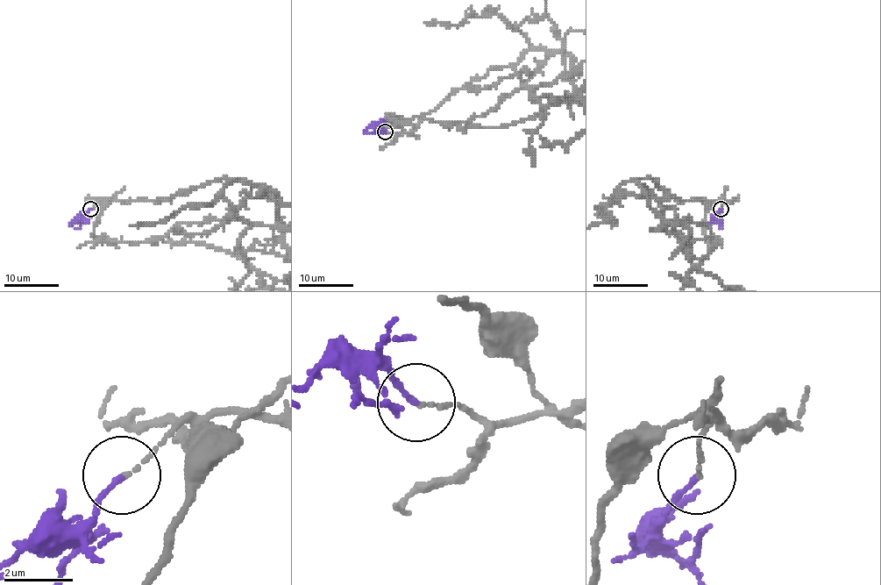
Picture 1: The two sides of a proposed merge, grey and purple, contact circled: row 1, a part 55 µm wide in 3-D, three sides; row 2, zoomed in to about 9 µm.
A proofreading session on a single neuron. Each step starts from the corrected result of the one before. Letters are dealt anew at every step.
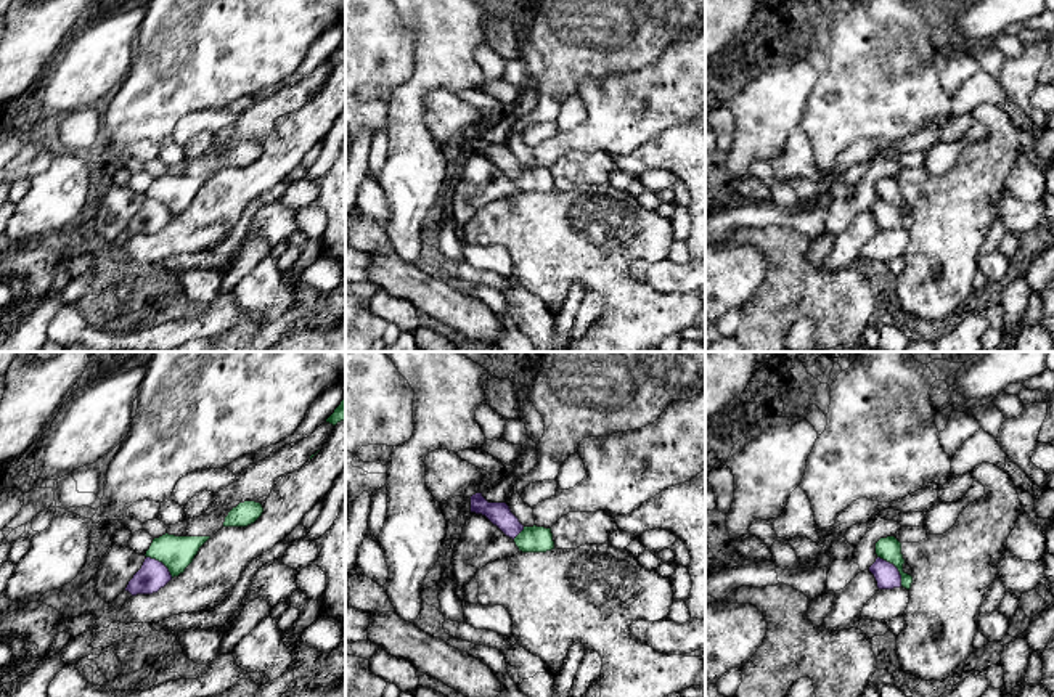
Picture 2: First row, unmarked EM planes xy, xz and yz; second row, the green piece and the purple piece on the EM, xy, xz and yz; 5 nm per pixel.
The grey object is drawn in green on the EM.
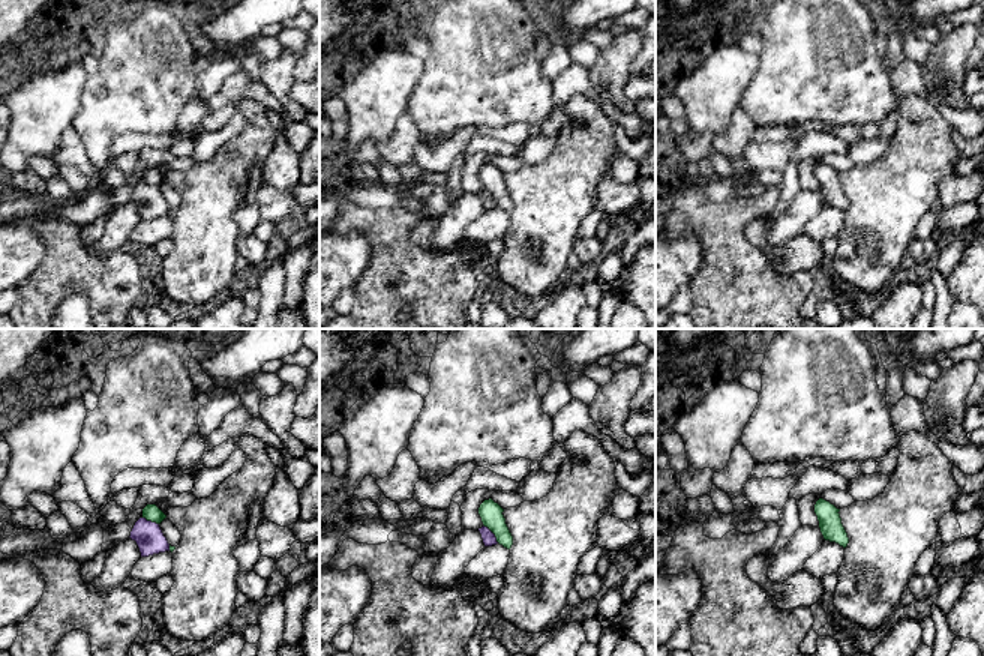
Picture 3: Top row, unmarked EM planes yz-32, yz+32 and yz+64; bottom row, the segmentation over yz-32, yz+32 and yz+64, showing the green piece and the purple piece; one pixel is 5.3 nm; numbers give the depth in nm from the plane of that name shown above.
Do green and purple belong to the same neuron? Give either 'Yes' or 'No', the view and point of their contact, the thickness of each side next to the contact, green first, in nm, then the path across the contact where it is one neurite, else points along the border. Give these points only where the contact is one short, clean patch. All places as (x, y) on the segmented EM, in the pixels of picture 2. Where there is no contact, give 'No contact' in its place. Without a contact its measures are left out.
No. Touches green at yz (895, 566). Thickness 120 nm (green) against 120 nm. Boundary: yz (878, 556), (897, 569), (902, 585)

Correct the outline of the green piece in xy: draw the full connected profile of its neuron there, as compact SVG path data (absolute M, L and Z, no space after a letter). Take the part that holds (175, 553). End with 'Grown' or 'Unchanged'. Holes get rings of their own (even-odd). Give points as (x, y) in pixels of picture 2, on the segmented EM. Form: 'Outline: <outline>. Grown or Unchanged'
Outline: M165 533L153 540L145 556L162 562L174 578L185 572L209 538L210 536L175 536Z. Unchanged

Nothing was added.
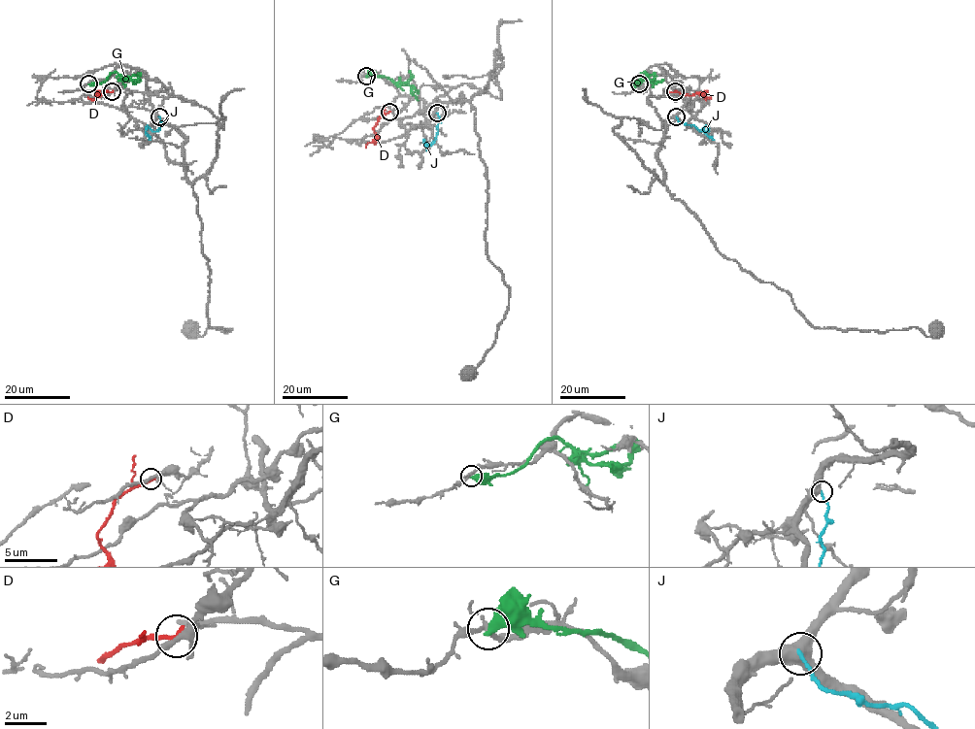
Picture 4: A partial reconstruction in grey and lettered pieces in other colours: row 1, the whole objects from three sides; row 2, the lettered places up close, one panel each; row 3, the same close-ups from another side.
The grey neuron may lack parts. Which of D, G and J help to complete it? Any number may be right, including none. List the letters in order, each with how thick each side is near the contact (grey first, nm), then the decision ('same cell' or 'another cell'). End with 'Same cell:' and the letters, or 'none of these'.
D: 240/240 nm | another cell
G: 190/460 nm | another cell
J: 400/170 nm | another cell
Same cell: none of these

